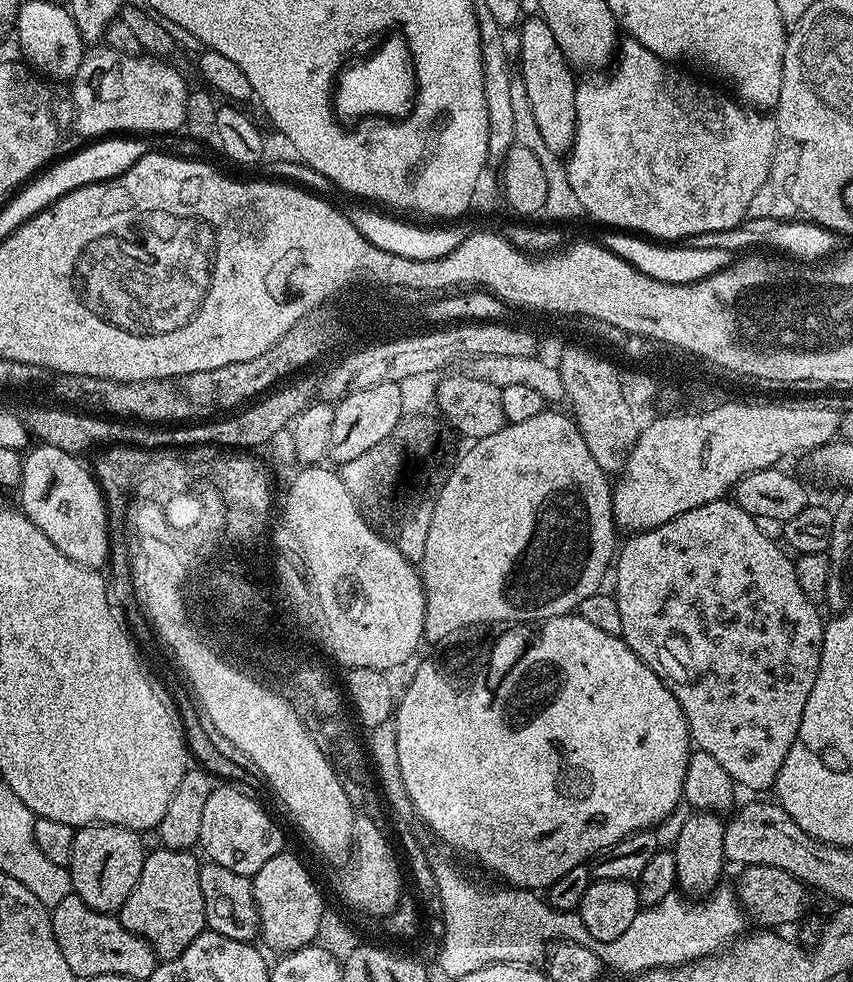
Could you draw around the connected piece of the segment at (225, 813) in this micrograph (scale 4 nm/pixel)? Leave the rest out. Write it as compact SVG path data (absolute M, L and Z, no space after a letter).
M224 786L228 788L213 787L210 798L206 802L206 811L202 814L202 834L200 835L199 847L204 848L204 852L209 861L218 866L226 866L226 870L234 870L235 874L253 877L270 858L274 858L279 852L285 851L284 836L280 833L280 828L268 817L268 812L252 796L247 796L244 792L232 788L236 786Z

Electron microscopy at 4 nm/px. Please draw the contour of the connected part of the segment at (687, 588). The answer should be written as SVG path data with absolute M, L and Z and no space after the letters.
M731 499L706 502L694 510L686 510L686 514L678 514L678 518L662 526L629 535L614 560L614 570L618 574L615 597L618 614L622 614L620 636L628 643L630 650L634 650L634 654L638 654L638 658L642 658L642 662L646 662L646 666L650 666L650 670L654 670L654 674L658 674L668 685L678 706L682 706L693 745L699 751L711 754L725 768L726 774L730 774L733 784L741 789L753 788L756 794L763 793L760 792L763 788L771 789L775 785L782 762L786 762L786 754L790 754L790 746L794 746L794 738L802 722L802 710L806 710L806 698L810 698L810 690L814 690L814 678L820 669L820 647L824 641L826 623L825 617L820 617L816 609L819 607L808 600L806 594L802 594L793 557L779 543L776 545L760 527L762 524L757 517L739 508Z

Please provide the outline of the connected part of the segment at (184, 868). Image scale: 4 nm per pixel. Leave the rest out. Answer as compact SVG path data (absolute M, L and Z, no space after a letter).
M156 846L153 852L151 849L145 855L142 874L138 874L138 882L134 890L130 890L130 898L126 898L118 913L122 926L126 926L126 930L130 930L134 935L142 937L161 961L178 958L200 934L206 931L206 906L202 902L200 881L201 861L196 860L196 854L192 850L183 852L163 846Z

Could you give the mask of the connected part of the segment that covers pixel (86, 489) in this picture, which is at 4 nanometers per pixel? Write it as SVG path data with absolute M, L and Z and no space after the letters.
M43 443L29 447L23 453L23 457L24 465L18 495L21 504L19 507L24 515L30 518L30 522L34 522L34 526L38 526L38 530L42 530L42 534L46 534L46 538L50 538L50 542L54 542L54 546L58 546L58 550L62 550L62 554L66 554L66 558L87 568L103 569L103 564L110 558L109 515L100 486L96 483L93 473L87 467L84 469L84 460Z

